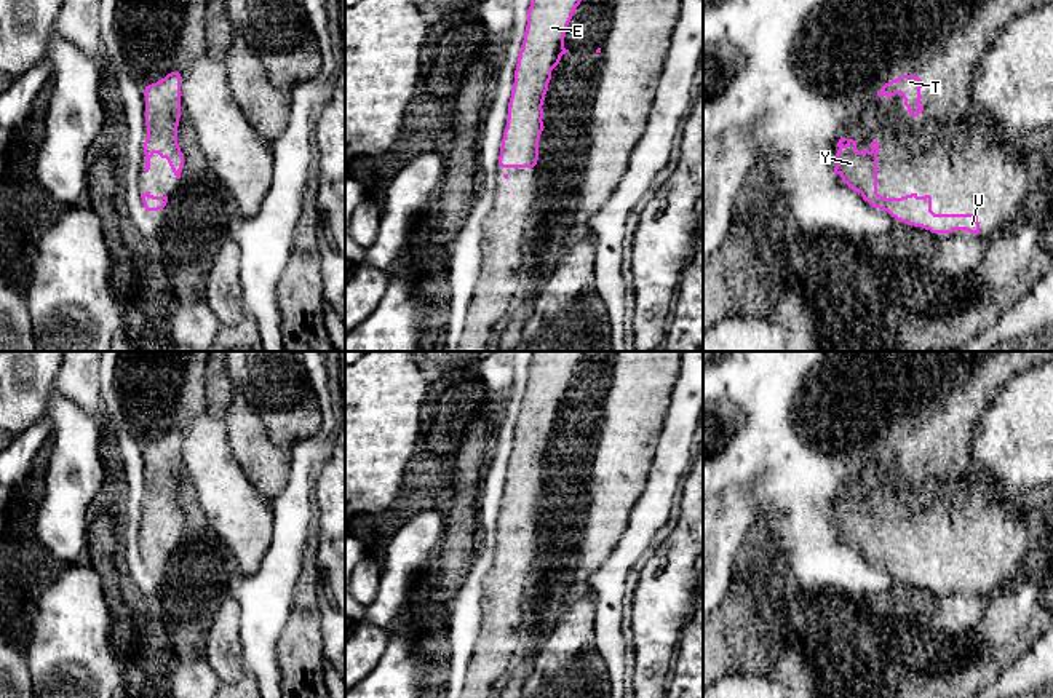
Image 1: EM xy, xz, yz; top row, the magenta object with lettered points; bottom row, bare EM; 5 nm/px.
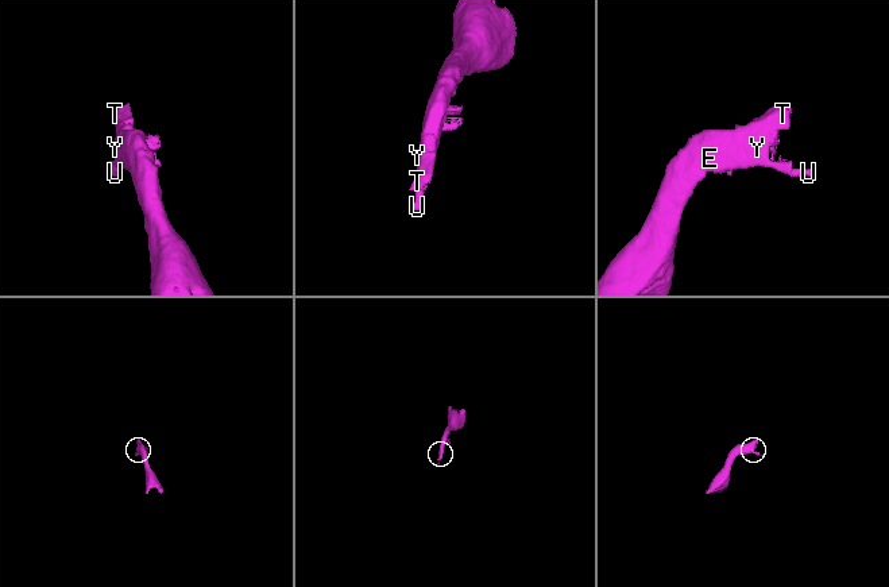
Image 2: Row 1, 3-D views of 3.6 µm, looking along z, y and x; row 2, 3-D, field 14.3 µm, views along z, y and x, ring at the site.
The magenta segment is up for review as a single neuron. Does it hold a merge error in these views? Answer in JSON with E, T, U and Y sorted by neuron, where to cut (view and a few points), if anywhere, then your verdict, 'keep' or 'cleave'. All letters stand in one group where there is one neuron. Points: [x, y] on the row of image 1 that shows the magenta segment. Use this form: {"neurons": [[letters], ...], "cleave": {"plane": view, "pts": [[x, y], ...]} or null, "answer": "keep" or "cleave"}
{"neurons": [["E", "T", "U", "Y"]], "cleave": null, "answer": "keep"}

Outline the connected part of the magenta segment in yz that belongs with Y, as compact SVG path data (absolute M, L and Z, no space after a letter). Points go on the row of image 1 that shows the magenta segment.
M840 137L837 142L834 174L842 177L848 188L863 196L872 208L887 211L892 217L908 225L922 227L932 233L952 233L967 230L979 233L976 214L935 214L932 196L911 193L901 198L885 198L877 193L877 153L879 142L872 141L869 150L858 152L856 141Z

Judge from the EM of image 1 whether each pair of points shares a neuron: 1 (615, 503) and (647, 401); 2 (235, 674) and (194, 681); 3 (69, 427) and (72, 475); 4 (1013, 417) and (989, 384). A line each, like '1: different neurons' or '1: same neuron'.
1: same neuron
2: different neurons
3: same neuron
4: different neurons

